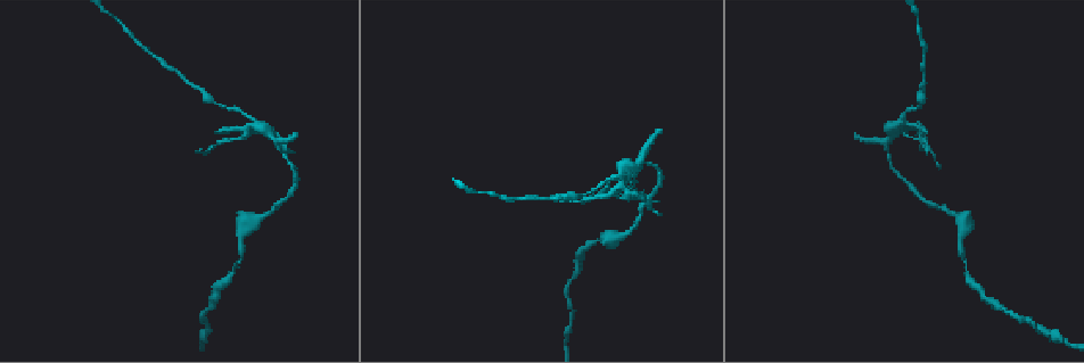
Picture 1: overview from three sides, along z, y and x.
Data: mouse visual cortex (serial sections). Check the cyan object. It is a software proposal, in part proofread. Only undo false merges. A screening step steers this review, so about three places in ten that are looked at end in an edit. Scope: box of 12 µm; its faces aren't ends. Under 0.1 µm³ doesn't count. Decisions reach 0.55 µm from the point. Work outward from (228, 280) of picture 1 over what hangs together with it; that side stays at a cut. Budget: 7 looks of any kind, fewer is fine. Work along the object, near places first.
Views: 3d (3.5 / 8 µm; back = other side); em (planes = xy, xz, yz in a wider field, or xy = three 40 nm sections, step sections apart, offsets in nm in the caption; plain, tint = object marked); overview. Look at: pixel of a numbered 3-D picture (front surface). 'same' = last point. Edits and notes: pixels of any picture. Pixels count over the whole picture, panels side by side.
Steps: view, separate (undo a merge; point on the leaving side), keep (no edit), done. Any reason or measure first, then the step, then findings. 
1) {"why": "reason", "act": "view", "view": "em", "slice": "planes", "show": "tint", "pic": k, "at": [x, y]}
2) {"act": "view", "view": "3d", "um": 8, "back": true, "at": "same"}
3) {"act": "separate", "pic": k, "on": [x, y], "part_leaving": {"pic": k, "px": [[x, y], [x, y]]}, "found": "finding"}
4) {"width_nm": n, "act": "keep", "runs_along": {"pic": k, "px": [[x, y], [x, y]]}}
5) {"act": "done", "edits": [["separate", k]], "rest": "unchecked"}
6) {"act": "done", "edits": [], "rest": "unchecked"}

{"why": "calibre changes", "act": "view", "view": "3d", "um": 3.5, "pic": 1, "at": [265, 215]}

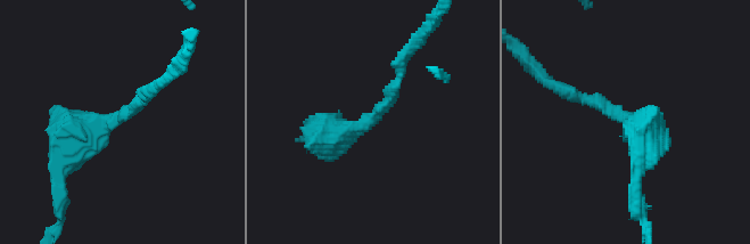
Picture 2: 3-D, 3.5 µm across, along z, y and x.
{"act": "keep", "runs_along": {"pic": 2, "px": [[316, 135], [376, 114], [404, 56]]}, "found": "all the same cell"}

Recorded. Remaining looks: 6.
{"why": "sudden change in width", "act": "view", "view": "3d", "um": 8, "pic": 1, "at": [620, 173]}

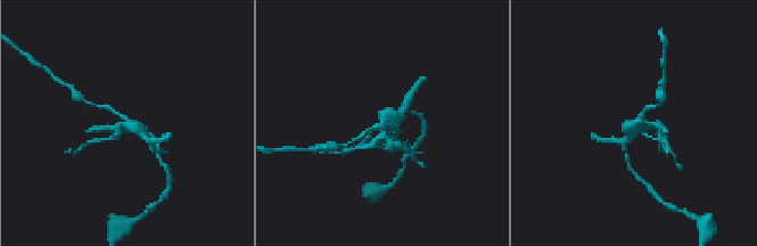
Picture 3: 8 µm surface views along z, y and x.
{"why": "zoom in", "act": "view", "view": "3d", "um": 3.5, "pic": 3, "at": [384, 123]}

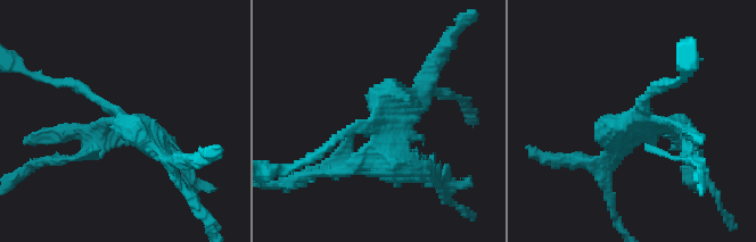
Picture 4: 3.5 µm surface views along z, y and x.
{"act": "view", "view": "em", "slice": "xy", "step": 3, "show": "tint", "pic": 4, "at": [377, 116]}

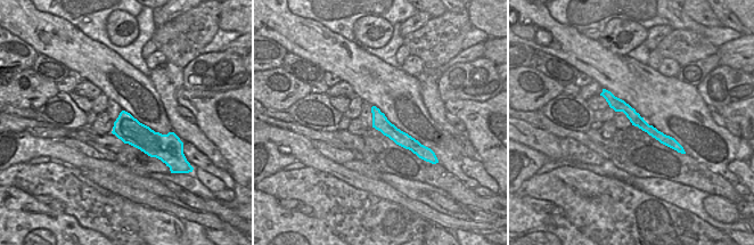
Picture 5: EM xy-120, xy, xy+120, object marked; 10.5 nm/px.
{"act": "separate", "pic": 4, "on": [350, 142], "found": "a second cell is stuck on"}

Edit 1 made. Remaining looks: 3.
{"why": "narrows sharply", "act": "view", "view": "3d", "um": 3.5, "back": true, "pic": 1, "at": [540, 197]}

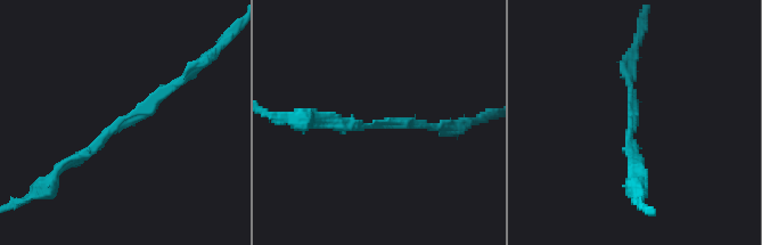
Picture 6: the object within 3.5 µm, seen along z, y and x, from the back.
{"arm_widths_nm": [150, 150], "act": "view", "view": "em", "slice": "xy", "step": 5, "show": "tint", "pic": 6, "at": [374, 126]}

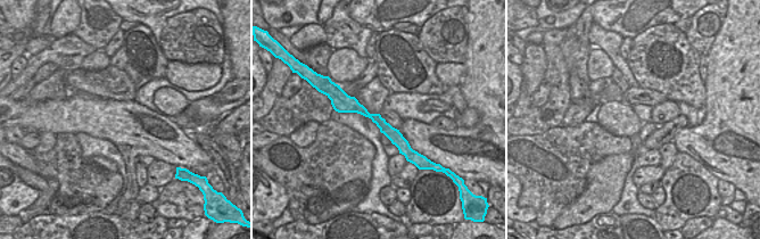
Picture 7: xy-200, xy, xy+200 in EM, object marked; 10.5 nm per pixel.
{"act": "keep", "runs_along": {"pic": 6, "px": [[58, 169], [181, 81]]}, "found": "all the same cell"}

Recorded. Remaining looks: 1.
{"act": "done", "edits": [["separate", 4]], "rest": "unchecked"}

